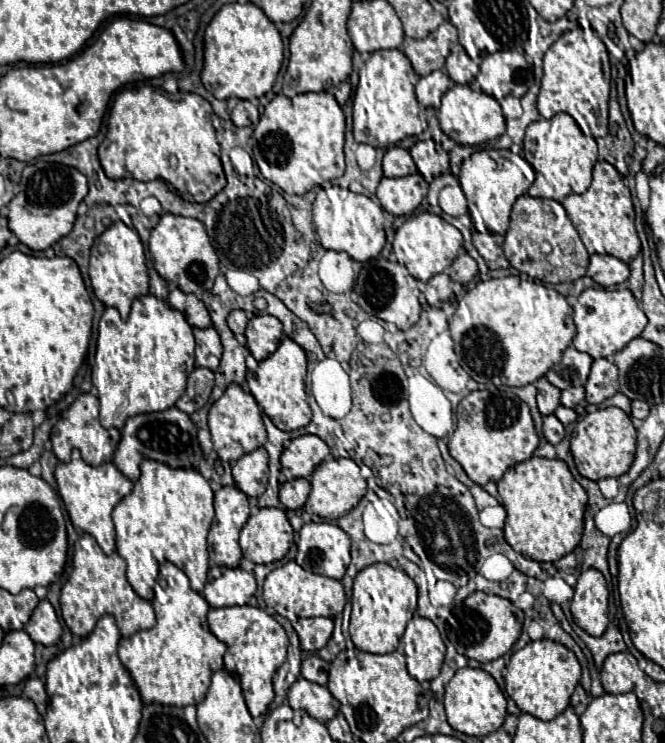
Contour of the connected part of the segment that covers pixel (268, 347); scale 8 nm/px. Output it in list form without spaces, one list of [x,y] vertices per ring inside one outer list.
[[[267,313],[255,315],[245,329],[245,337],[247,337],[247,347],[251,355],[257,361],[263,361],[277,349],[279,341],[283,339],[281,321]]]

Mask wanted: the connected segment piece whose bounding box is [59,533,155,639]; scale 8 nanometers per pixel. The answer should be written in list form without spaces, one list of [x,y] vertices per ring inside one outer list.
[[[81,533],[75,541],[73,561],[71,561],[71,573],[61,589],[61,617],[67,623],[67,627],[81,639],[81,635],[89,635],[93,631],[97,619],[105,613],[113,615],[117,619],[117,627],[121,635],[133,635],[133,631],[149,629],[155,623],[153,605],[151,601],[139,597],[133,587],[129,585],[125,577],[127,563],[125,559],[115,551],[111,555],[105,555],[103,549],[97,545],[97,541],[89,533]]]

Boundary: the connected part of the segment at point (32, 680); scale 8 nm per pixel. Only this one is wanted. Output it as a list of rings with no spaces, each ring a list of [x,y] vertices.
[[[29,677],[25,681],[23,695],[37,705],[37,711],[41,715],[45,715],[45,709],[47,709],[47,693],[45,693],[45,685],[43,685],[43,681],[39,677]]]

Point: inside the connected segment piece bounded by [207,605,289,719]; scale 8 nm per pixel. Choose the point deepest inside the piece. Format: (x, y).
(262, 642)

